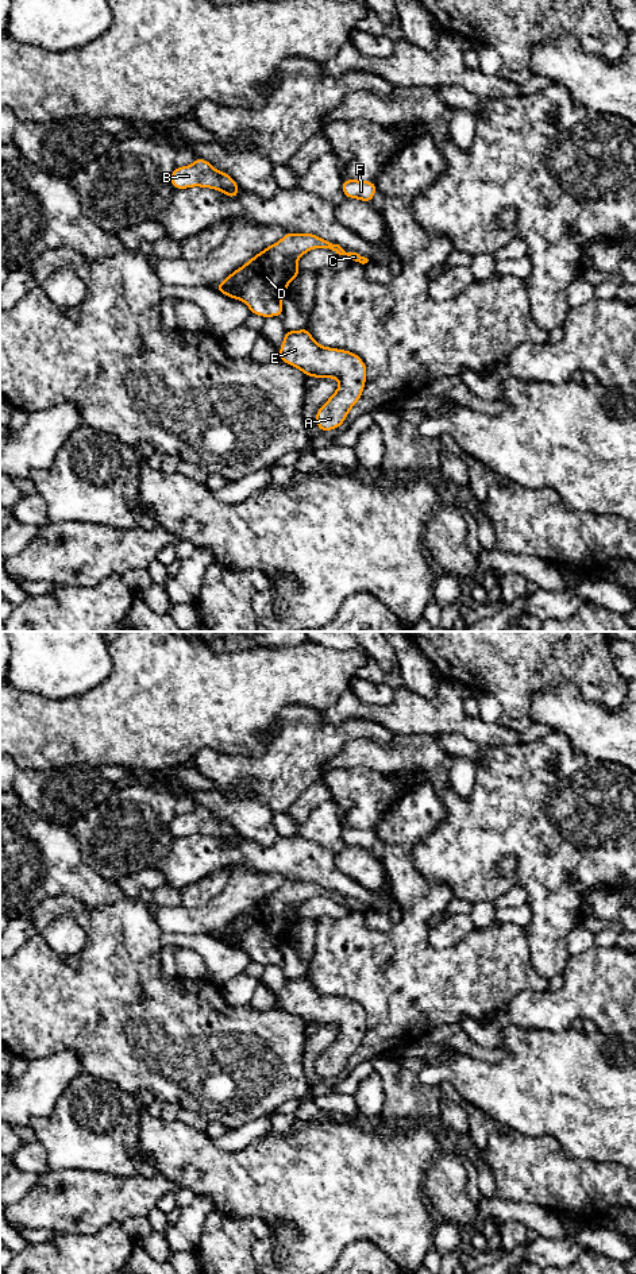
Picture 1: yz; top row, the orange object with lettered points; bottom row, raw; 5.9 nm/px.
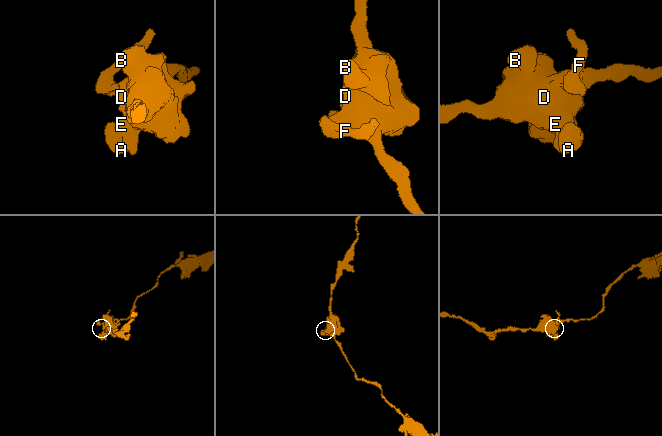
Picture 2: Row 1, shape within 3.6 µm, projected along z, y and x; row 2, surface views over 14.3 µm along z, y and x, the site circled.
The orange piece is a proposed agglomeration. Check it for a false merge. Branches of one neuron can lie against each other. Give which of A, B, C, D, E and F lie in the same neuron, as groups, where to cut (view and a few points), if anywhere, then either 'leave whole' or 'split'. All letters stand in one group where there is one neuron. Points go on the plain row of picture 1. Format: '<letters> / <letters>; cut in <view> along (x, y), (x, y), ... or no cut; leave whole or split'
A B C D E F; no cut; leave whole

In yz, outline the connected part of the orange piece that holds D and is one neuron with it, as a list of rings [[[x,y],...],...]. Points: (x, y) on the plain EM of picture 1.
[[[289,881],[253,904],[246,912],[231,920],[215,938],[248,953],[253,962],[265,966],[284,964],[280,950],[286,934],[301,920],[297,907],[313,896],[328,896],[347,903],[351,910],[367,911],[356,899],[346,900],[339,892],[327,889],[315,881]]]

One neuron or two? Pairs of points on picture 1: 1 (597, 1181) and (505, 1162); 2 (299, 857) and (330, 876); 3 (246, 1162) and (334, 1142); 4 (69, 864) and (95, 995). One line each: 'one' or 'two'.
1: one
2: one
3: one
4: two

